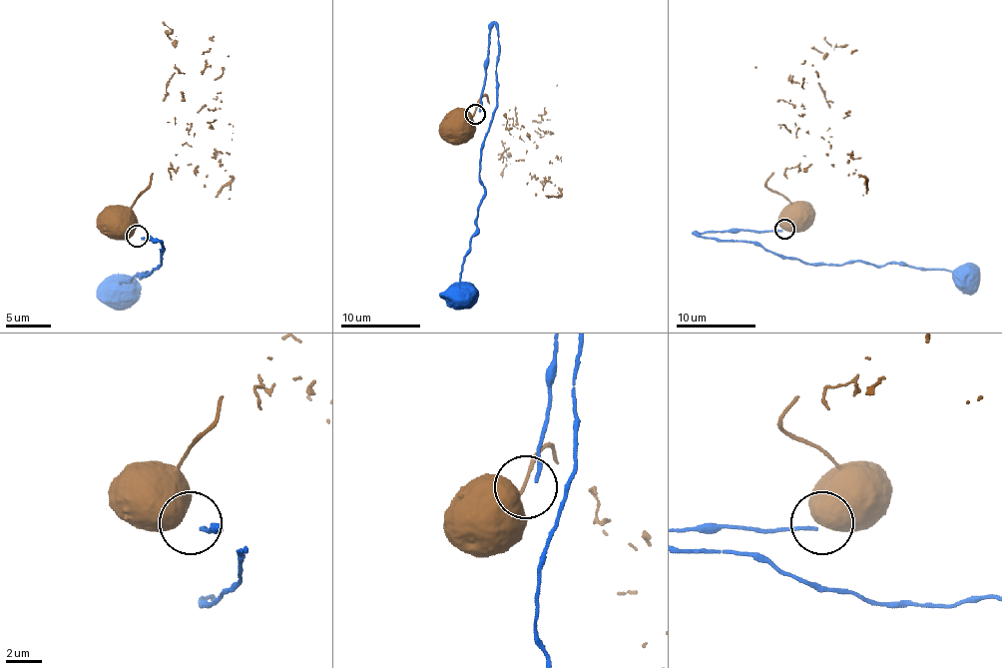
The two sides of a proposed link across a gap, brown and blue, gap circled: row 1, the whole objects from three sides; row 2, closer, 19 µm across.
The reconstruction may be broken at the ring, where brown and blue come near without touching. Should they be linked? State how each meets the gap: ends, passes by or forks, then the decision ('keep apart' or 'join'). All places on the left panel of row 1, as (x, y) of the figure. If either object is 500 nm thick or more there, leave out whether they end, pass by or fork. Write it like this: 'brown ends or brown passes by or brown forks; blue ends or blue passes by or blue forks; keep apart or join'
keep apart

